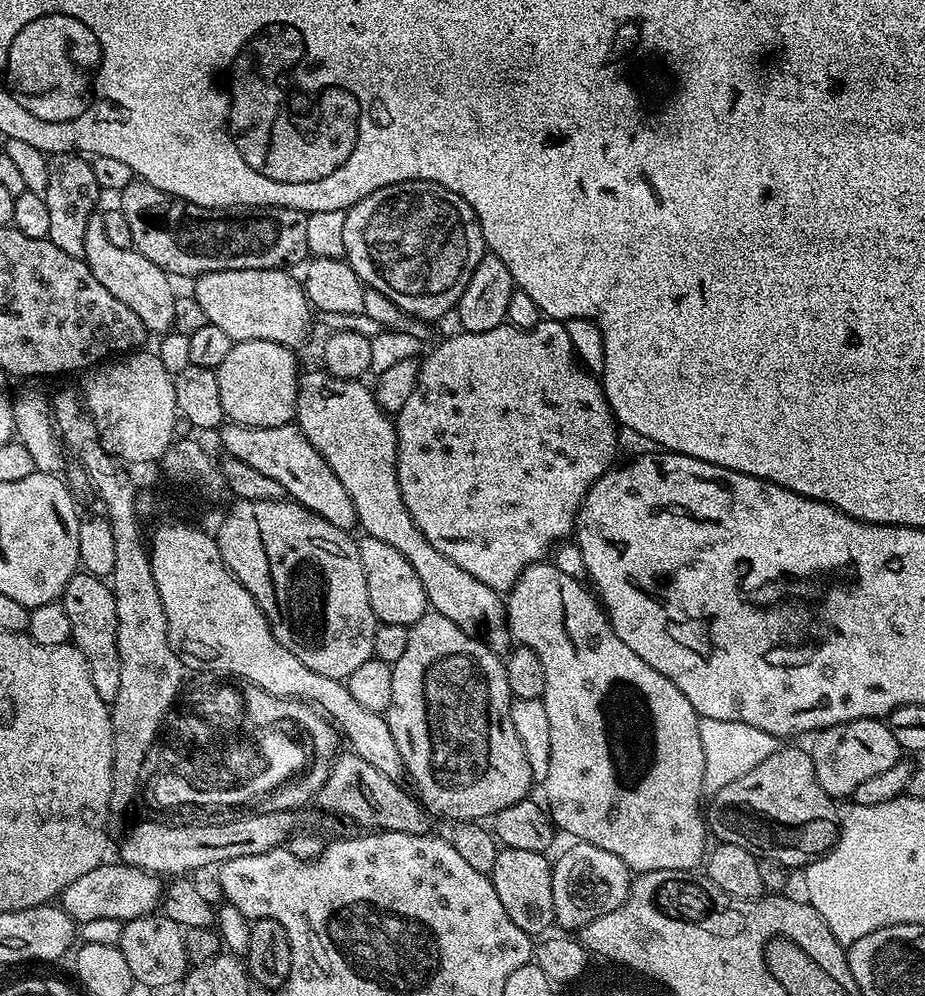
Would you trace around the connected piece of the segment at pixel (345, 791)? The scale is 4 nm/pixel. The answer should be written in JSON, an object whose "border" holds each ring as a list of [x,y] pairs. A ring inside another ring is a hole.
{"border":[[[348,750],[337,755],[328,771],[324,785],[316,793],[315,803],[320,803],[324,812],[332,816],[341,816],[344,820],[353,820],[361,824],[364,830],[383,830],[402,834],[429,834],[433,831],[433,817],[420,805],[411,791],[399,788],[397,781],[386,778],[370,762],[362,762],[356,753]]]}

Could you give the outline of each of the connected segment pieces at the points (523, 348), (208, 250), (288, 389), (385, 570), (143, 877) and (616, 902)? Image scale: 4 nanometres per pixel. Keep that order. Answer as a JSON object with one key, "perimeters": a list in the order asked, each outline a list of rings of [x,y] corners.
{"perimeters":[[[[540,318],[533,328],[515,328],[512,322],[499,324],[494,330],[481,332],[457,331],[457,336],[444,340],[428,357],[421,359],[417,374],[417,384],[407,398],[400,412],[395,413],[396,425],[396,477],[406,502],[410,518],[422,530],[422,534],[438,550],[446,554],[450,562],[462,566],[466,574],[474,574],[478,582],[486,582],[494,591],[507,593],[516,584],[518,577],[531,564],[541,563],[544,556],[559,540],[573,535],[576,527],[576,515],[580,513],[580,504],[584,496],[594,486],[602,473],[613,467],[616,456],[616,428],[618,421],[612,414],[612,407],[604,397],[604,385],[592,372],[578,363],[577,355],[571,346],[565,325],[559,320]]],[[[139,178],[118,193],[118,206],[128,219],[134,237],[132,247],[173,278],[195,278],[222,270],[292,270],[295,264],[303,265],[310,256],[306,246],[306,215],[296,208],[203,208],[166,194]]],[[[235,341],[222,366],[215,369],[225,417],[233,424],[255,428],[293,423],[301,373],[296,372],[296,360],[292,356],[295,356],[293,349],[278,342]]],[[[364,536],[359,546],[362,570],[366,570],[366,594],[370,594],[370,610],[374,610],[377,621],[409,626],[419,622],[429,607],[426,590],[418,574],[414,574],[414,566],[394,546],[386,546],[386,542],[378,542],[373,536]]],[[[105,862],[94,866],[82,878],[74,878],[58,897],[59,907],[64,909],[77,925],[90,922],[90,918],[114,918],[129,921],[157,911],[162,895],[162,880],[155,872],[147,872],[123,862]]],[[[583,842],[569,845],[560,857],[555,857],[552,866],[554,914],[556,924],[564,927],[561,929],[579,930],[594,922],[594,918],[602,918],[602,914],[610,914],[610,910],[622,906],[634,876],[626,862],[622,862],[618,854],[610,854],[610,850],[601,850],[599,846]]]]}

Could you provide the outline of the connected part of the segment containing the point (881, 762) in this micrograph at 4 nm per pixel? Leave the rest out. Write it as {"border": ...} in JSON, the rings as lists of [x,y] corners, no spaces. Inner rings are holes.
{"border":[[[880,718],[851,720],[845,724],[821,728],[811,740],[810,751],[818,786],[822,786],[822,790],[826,790],[826,794],[833,798],[851,797],[852,792],[858,790],[858,785],[866,782],[866,778],[874,778],[877,774],[884,773],[902,759],[898,738],[890,734],[887,723]]]}

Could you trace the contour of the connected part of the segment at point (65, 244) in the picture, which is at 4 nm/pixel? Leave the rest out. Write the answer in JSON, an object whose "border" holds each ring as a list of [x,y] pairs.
{"border":[[[75,151],[57,152],[49,159],[50,183],[44,191],[46,210],[50,210],[50,234],[48,239],[65,254],[83,257],[86,250],[86,222],[97,211],[96,203],[102,197],[102,189],[94,179],[91,159]]]}

